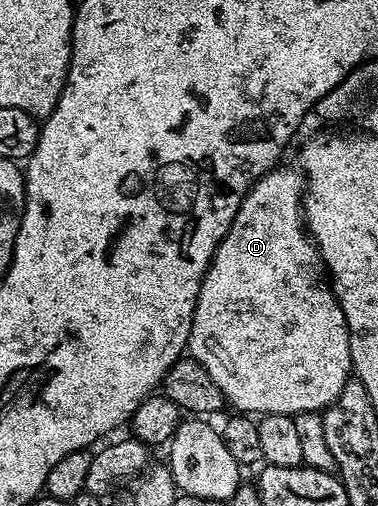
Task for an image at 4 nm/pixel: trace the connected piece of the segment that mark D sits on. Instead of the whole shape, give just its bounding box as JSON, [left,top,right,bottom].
[187,165,353,416]

